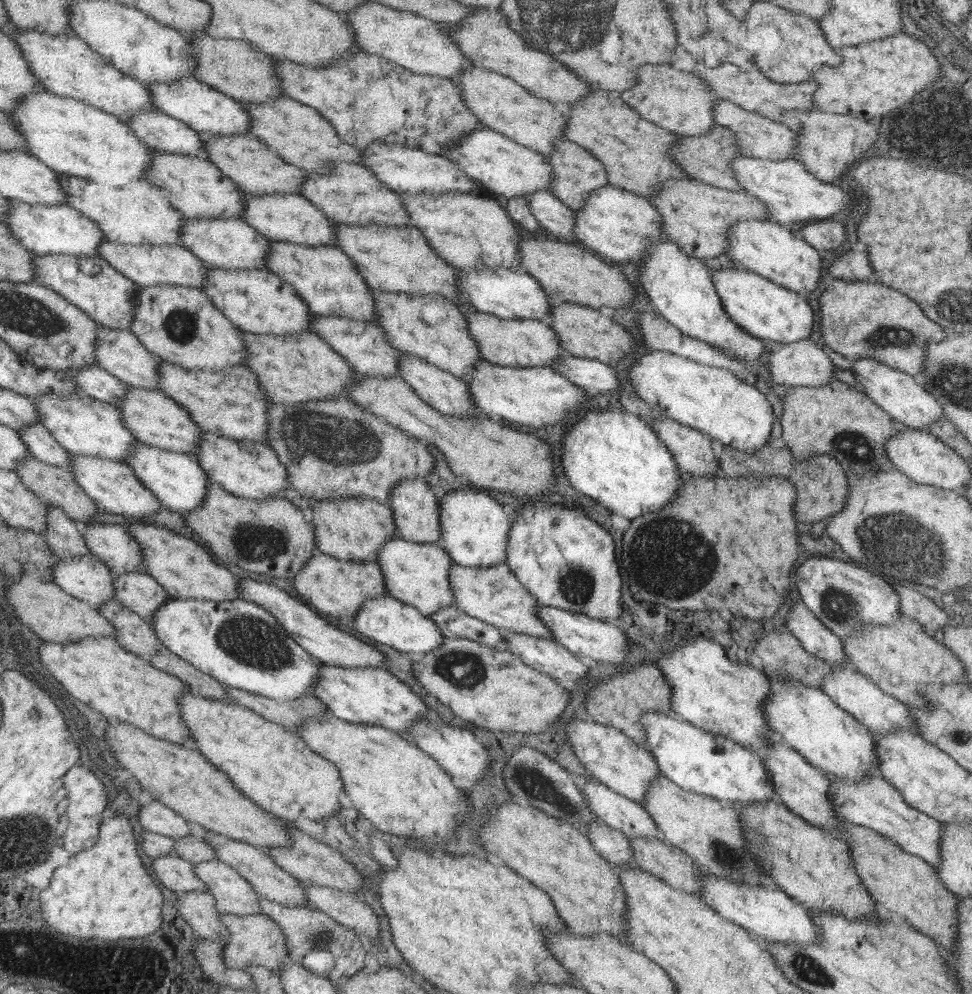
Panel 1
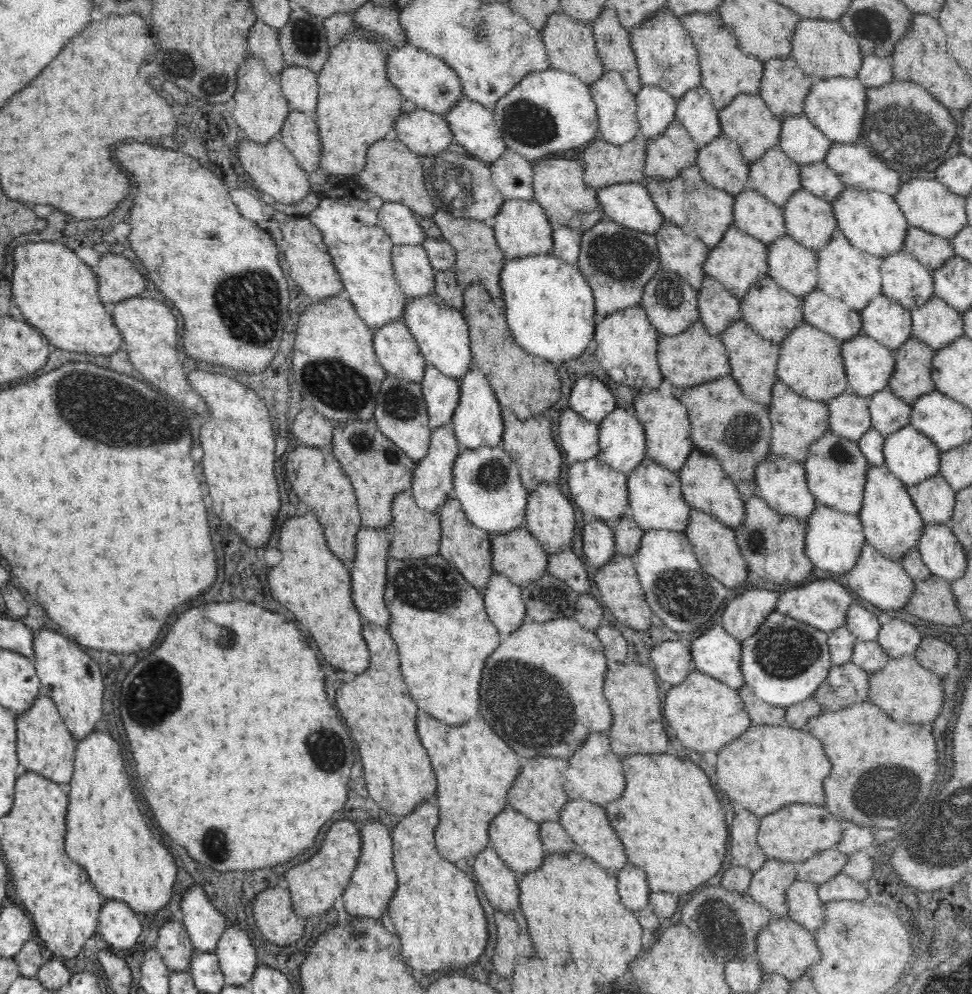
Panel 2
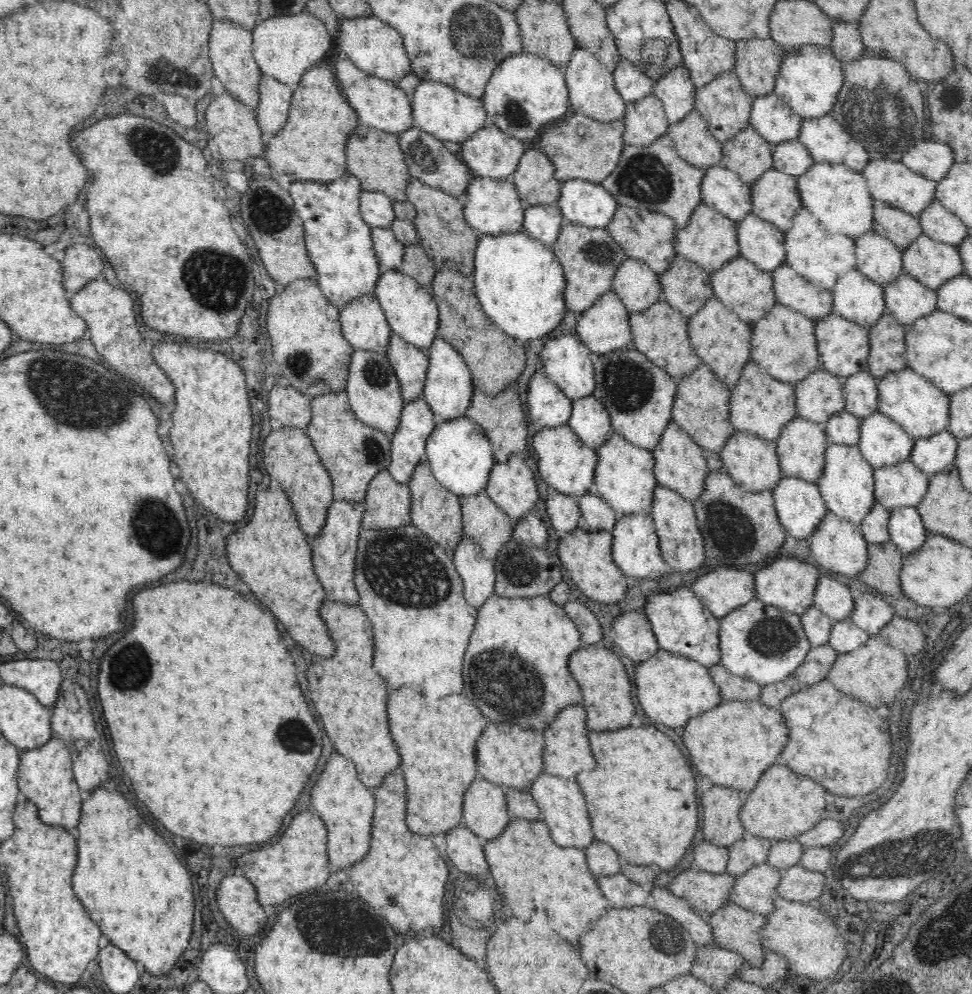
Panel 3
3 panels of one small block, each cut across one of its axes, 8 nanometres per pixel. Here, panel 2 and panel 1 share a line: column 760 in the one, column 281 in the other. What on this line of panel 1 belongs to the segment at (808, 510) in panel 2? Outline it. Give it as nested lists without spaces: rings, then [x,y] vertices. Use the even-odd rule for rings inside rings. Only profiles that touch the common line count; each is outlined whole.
[[[203,432],[203,439],[191,454],[204,469],[208,480],[220,484],[228,493],[238,497],[263,500],[268,496],[288,497],[288,470],[278,459],[276,452],[263,443],[240,439],[235,441],[223,436]]]

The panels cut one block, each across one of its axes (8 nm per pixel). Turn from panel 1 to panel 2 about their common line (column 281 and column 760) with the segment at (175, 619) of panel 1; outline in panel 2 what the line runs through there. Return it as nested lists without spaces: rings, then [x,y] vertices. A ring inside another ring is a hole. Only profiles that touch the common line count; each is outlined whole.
[[[777,610],[766,618],[754,636],[742,642],[742,674],[760,702],[787,709],[813,698],[832,668],[829,635]]]

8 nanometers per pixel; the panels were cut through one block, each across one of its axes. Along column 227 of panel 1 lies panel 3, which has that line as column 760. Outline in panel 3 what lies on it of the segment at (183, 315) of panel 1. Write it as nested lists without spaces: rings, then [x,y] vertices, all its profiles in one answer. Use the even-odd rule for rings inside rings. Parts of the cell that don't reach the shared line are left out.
[[[777,303],[770,312],[752,324],[751,360],[770,377],[796,386],[804,378],[823,369],[822,362],[819,362],[814,326],[812,319]]]

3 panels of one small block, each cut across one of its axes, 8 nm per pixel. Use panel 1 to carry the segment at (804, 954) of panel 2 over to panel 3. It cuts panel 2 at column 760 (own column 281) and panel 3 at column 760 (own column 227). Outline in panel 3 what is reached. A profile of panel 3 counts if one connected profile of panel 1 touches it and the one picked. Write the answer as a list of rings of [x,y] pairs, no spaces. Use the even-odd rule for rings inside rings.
[[[730,902],[712,912],[707,918],[711,934],[722,949],[740,953],[748,967],[764,964],[764,946],[760,942],[760,930],[767,926],[768,918]]]

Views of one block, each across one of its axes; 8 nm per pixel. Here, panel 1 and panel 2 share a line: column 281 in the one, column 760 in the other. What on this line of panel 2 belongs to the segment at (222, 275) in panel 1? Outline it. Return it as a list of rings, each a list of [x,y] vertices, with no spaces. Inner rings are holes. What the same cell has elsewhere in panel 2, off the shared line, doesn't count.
[[[766,276],[756,280],[746,296],[741,299],[742,318],[764,339],[781,345],[794,328],[805,322],[803,315],[803,299],[782,288],[772,277]]]

